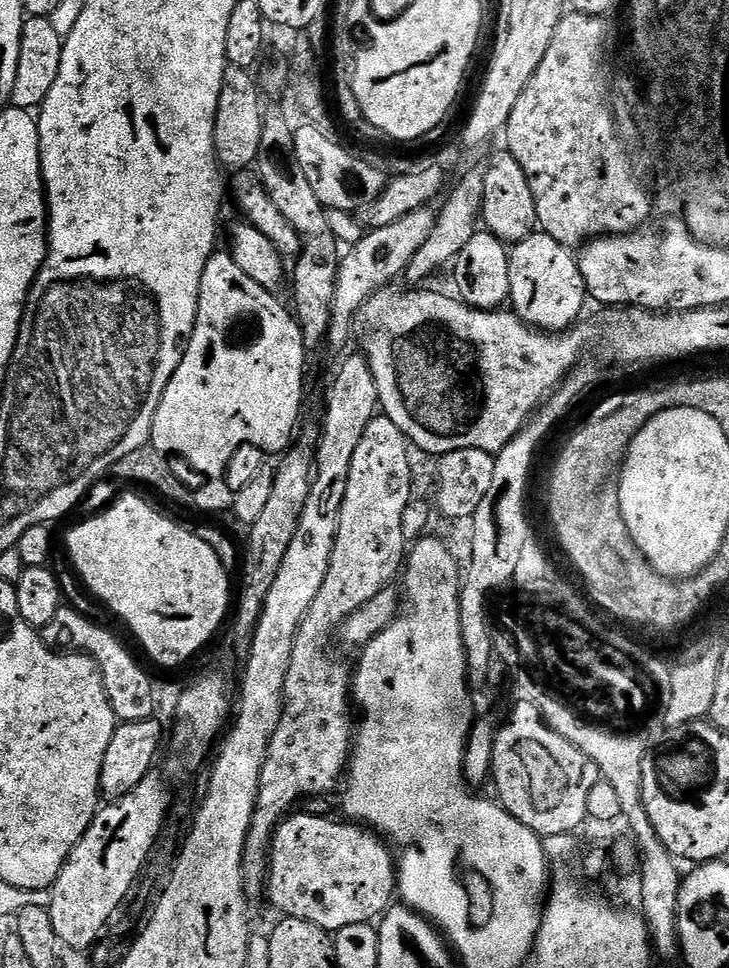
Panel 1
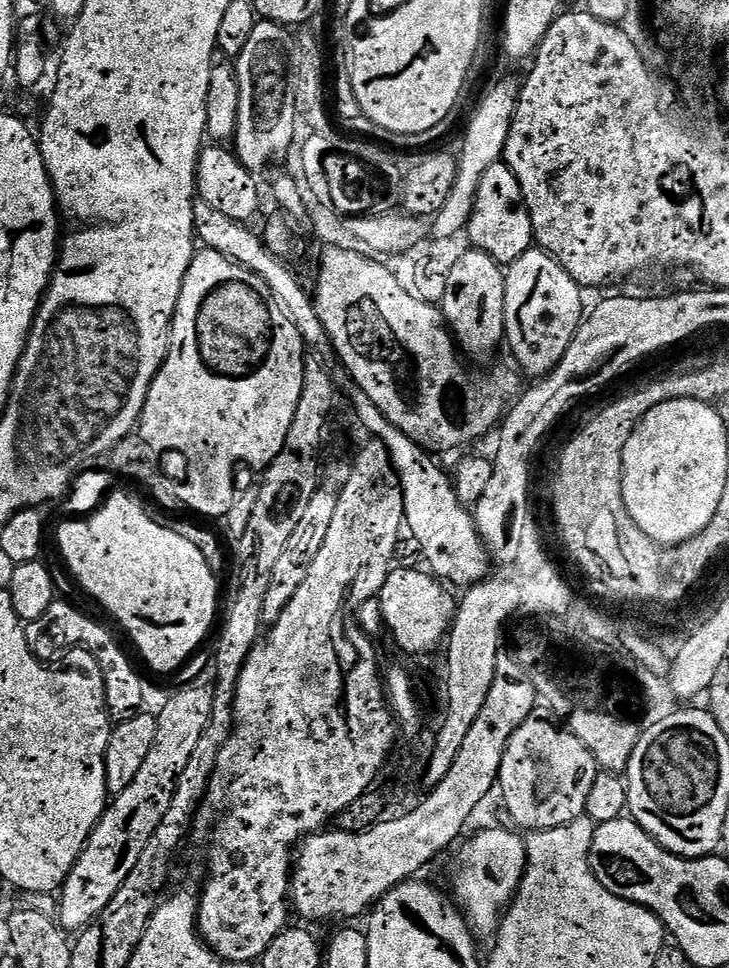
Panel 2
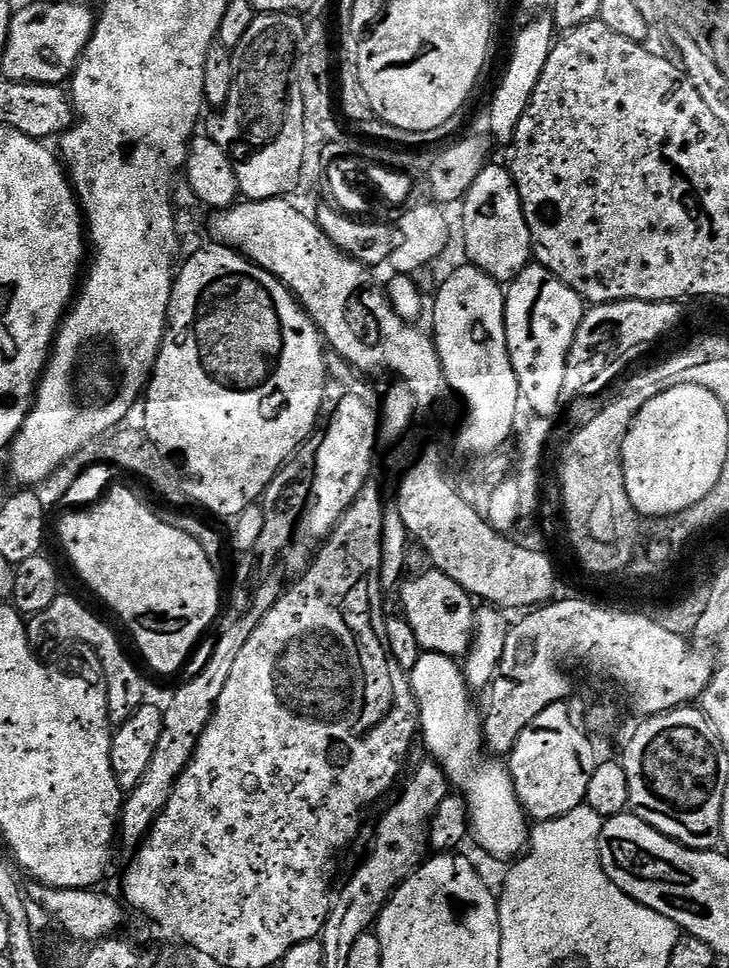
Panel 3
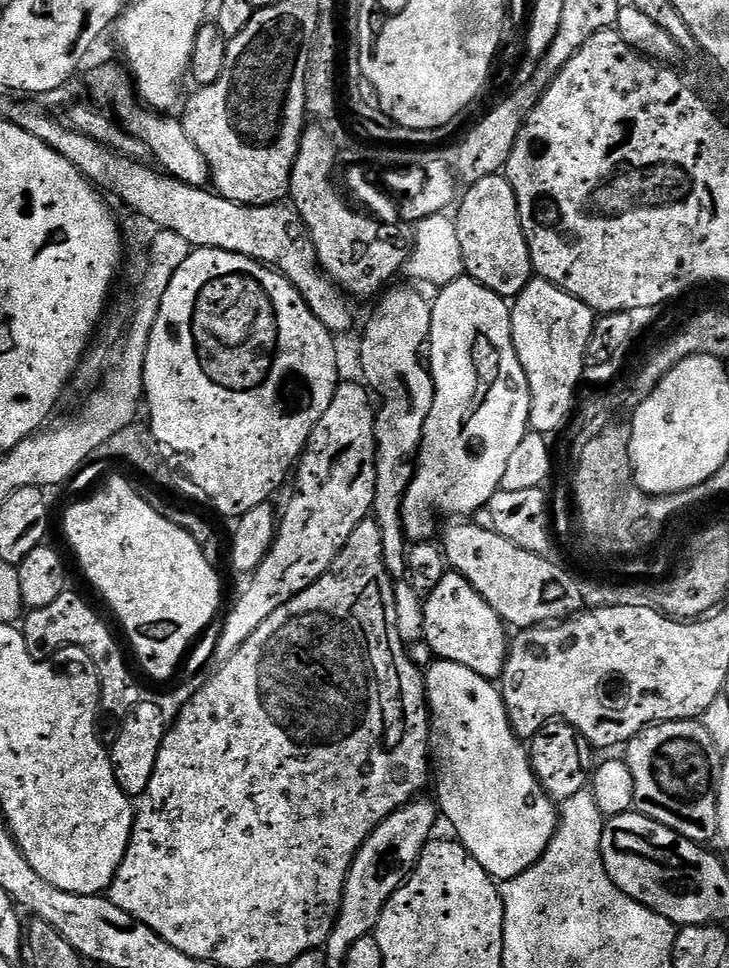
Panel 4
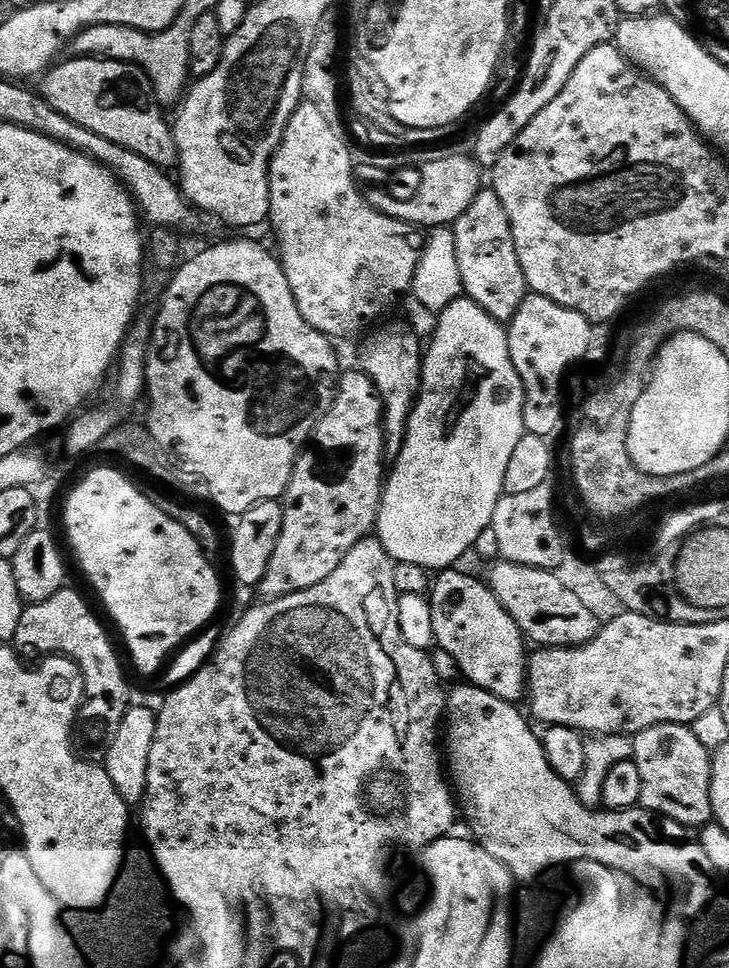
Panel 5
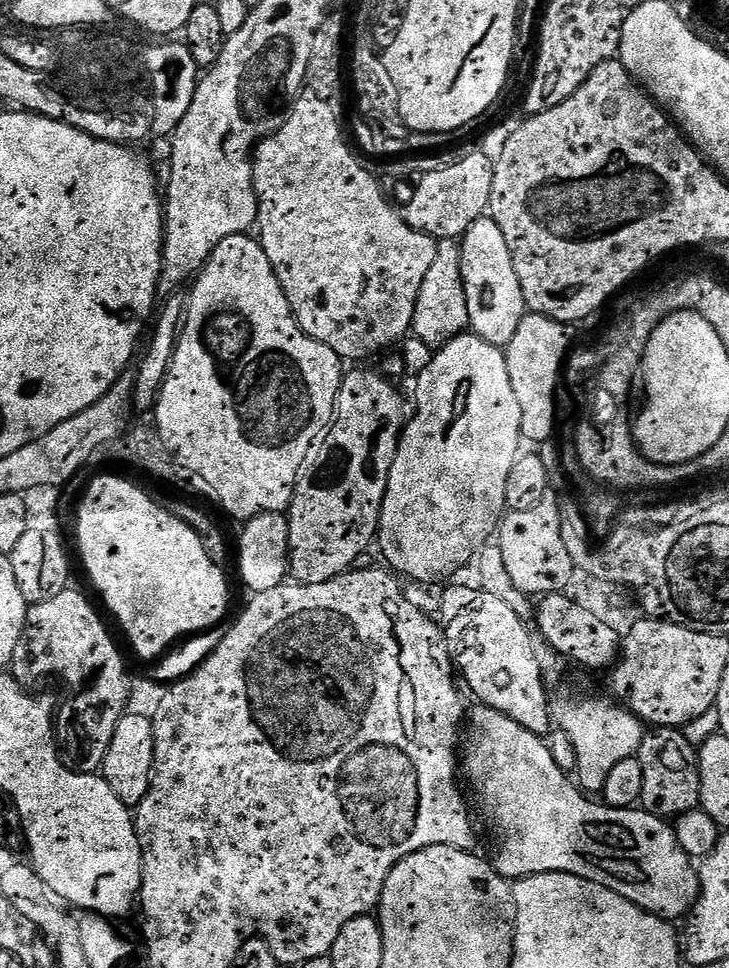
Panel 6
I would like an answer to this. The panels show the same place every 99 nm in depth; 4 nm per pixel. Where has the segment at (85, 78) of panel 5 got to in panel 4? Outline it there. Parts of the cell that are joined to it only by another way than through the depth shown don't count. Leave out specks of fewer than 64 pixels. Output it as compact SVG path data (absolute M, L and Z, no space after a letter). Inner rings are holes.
M104 64L101 68L93 70L93 98L100 104L109 104L116 111L112 112L123 129L134 138L141 139L142 142L146 142L147 146L150 146L150 150L155 156L155 163L167 175L195 188L208 188L210 184L208 164L202 158L198 146L194 146L190 134L186 134L183 119L176 117L175 120L172 114L161 114L141 103L135 83L130 79L129 73L123 67L120 68L115 68L112 64Z

